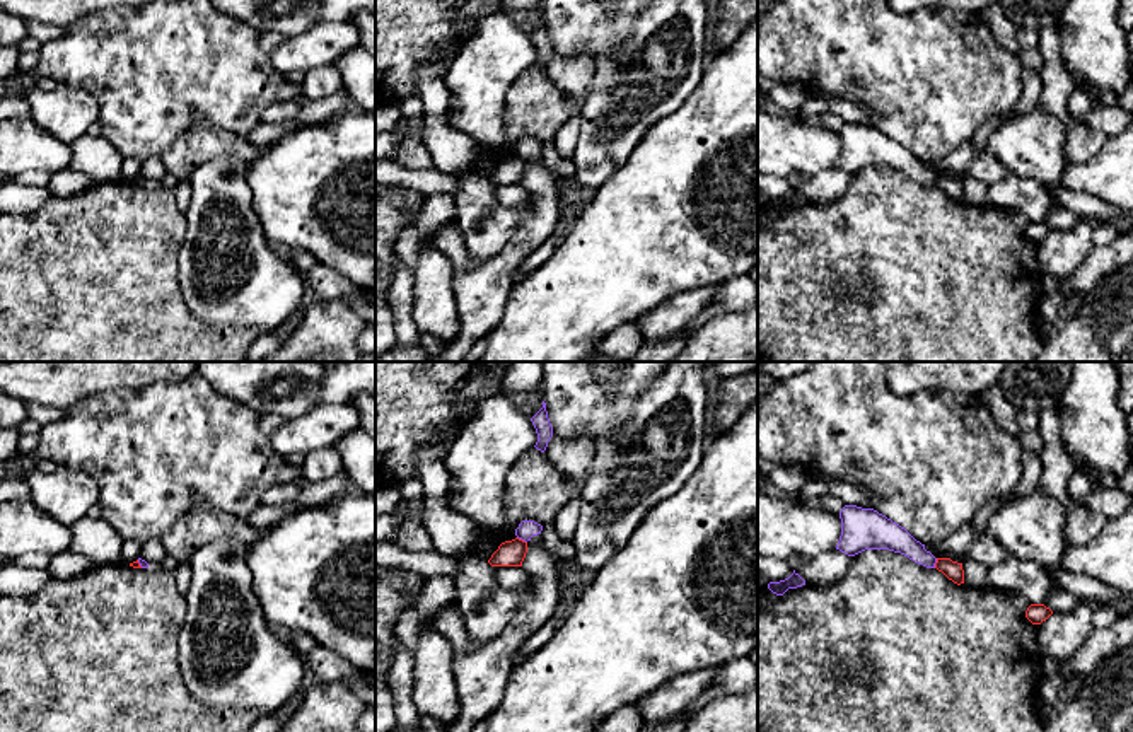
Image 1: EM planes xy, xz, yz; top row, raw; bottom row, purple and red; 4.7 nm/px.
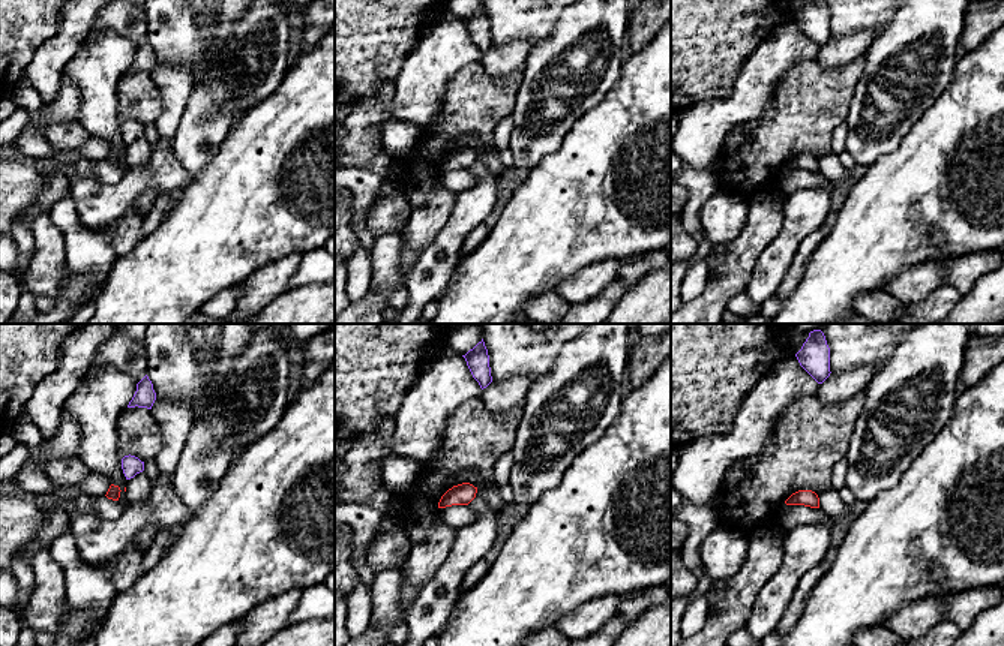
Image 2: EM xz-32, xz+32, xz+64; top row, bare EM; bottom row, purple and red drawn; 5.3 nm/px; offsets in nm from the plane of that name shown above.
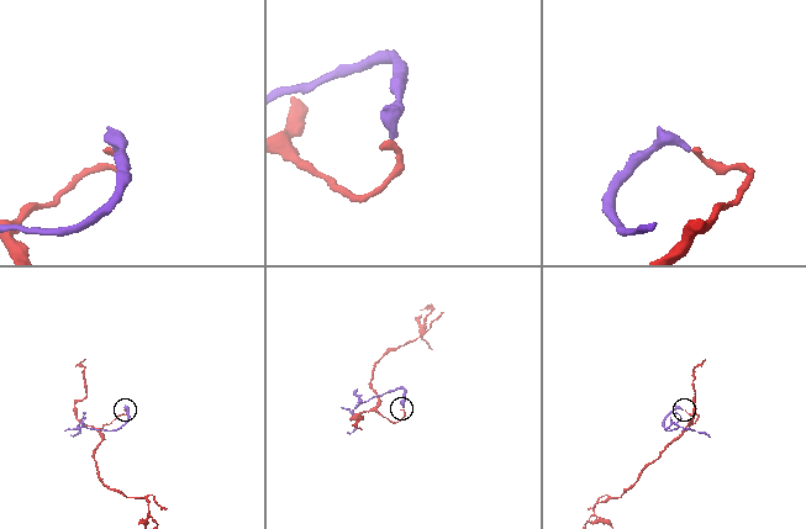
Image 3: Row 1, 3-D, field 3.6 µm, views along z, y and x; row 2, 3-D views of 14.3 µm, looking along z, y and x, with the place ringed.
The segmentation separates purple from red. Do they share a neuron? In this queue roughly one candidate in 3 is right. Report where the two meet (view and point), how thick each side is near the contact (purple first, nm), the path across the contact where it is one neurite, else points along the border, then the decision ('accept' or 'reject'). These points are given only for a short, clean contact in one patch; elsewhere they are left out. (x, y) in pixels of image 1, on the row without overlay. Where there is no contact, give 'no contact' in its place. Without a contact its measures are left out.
meets purple in xz at (522, 157); 90 nm thick on the purple side, 130 nm on the other; border along xz (517, 154), (526, 161); reject

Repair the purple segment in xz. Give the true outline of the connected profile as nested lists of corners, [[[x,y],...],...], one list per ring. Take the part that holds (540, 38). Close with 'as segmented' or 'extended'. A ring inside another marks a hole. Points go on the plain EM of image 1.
[[[543,19],[543,26],[531,36],[531,39],[532,39],[536,51],[537,51],[537,60],[534,65],[537,68],[544,70],[549,56],[553,55],[553,44],[549,41],[544,19]]] | as segmented

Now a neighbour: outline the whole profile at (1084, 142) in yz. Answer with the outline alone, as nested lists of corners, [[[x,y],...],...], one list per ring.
[[[1085,123],[1066,126],[1066,162],[1092,160],[1097,154],[1101,154],[1107,140],[1109,135]]]

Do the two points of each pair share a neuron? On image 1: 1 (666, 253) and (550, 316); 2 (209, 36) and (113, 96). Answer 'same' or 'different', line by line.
1: same
2: same

